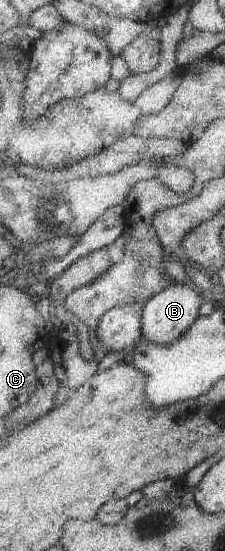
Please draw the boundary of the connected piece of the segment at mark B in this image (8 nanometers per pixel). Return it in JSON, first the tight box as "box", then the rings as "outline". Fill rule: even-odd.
{"box":[144,282,207,346],"outline":[[[176,282],[176,285],[173,283],[168,290],[154,296],[145,306],[144,338],[155,342],[157,346],[169,346],[169,344],[179,342],[183,335],[189,332],[189,329],[199,320],[201,308],[207,302],[207,298],[203,298],[197,288],[179,282]]]}

